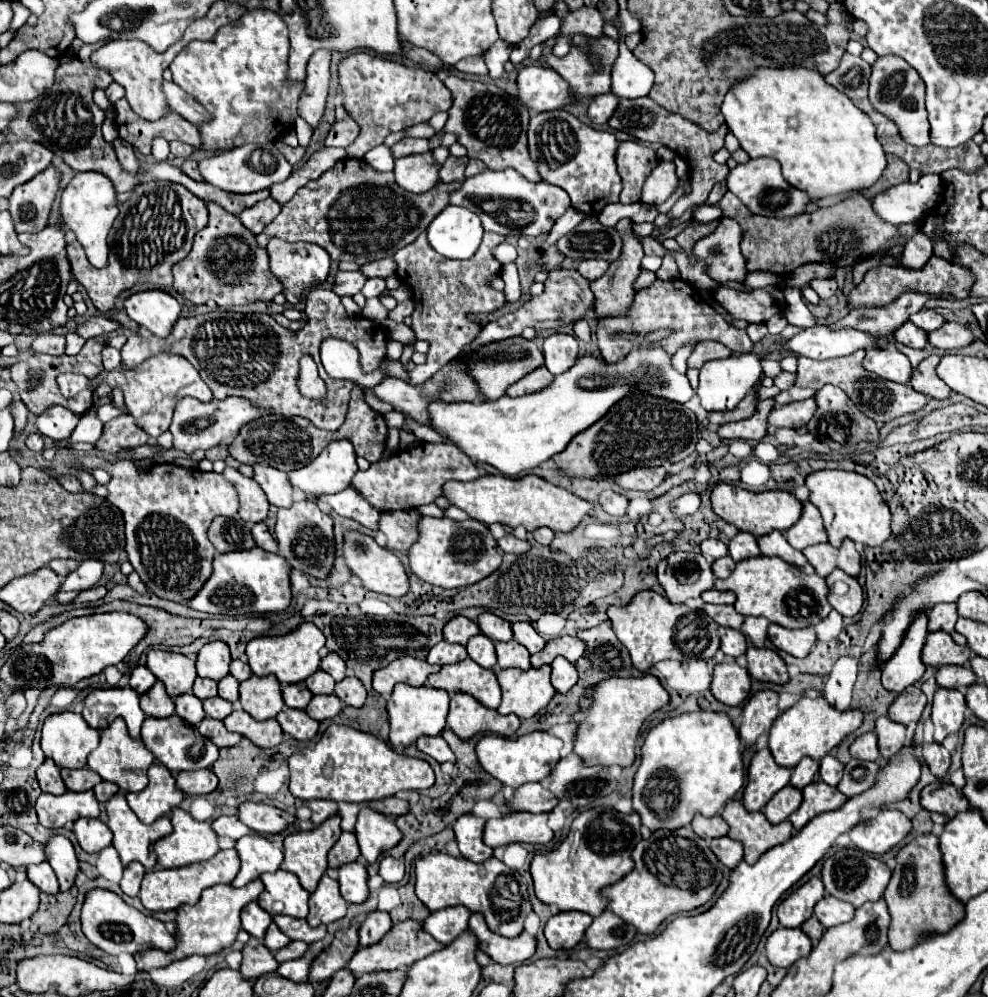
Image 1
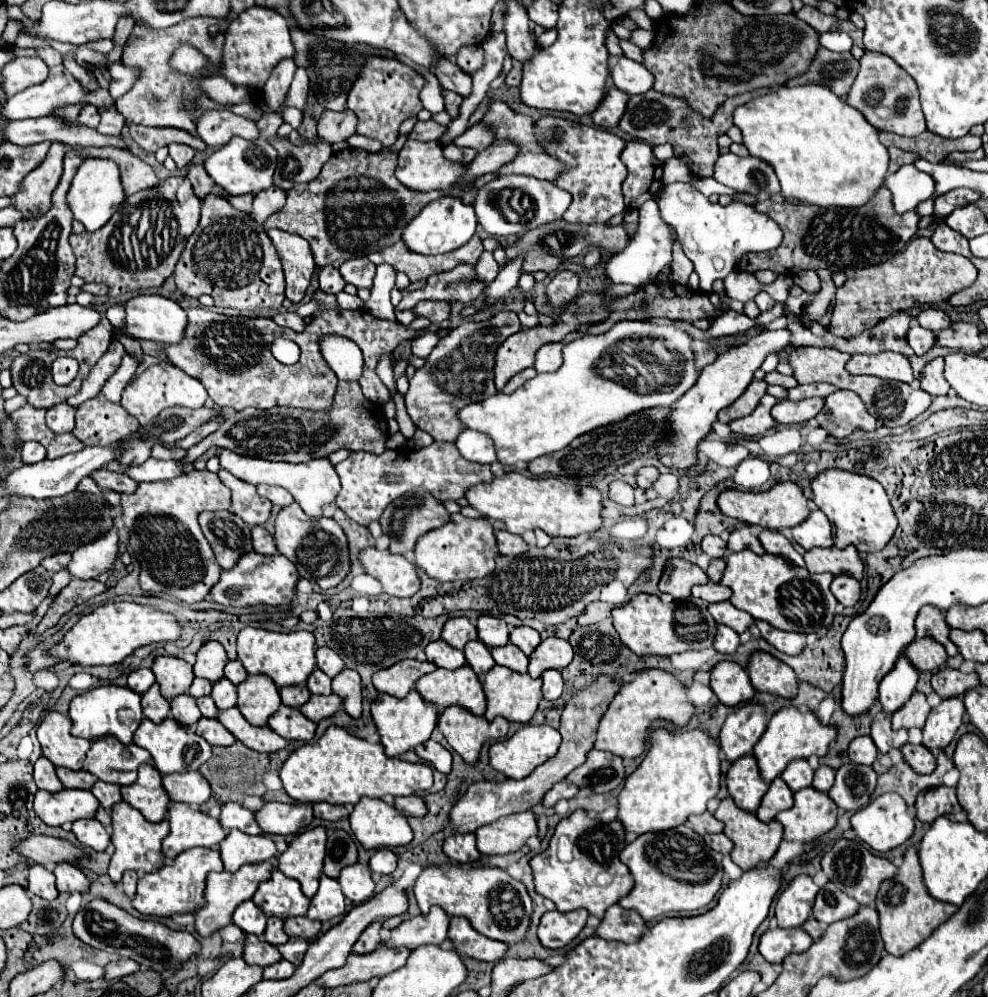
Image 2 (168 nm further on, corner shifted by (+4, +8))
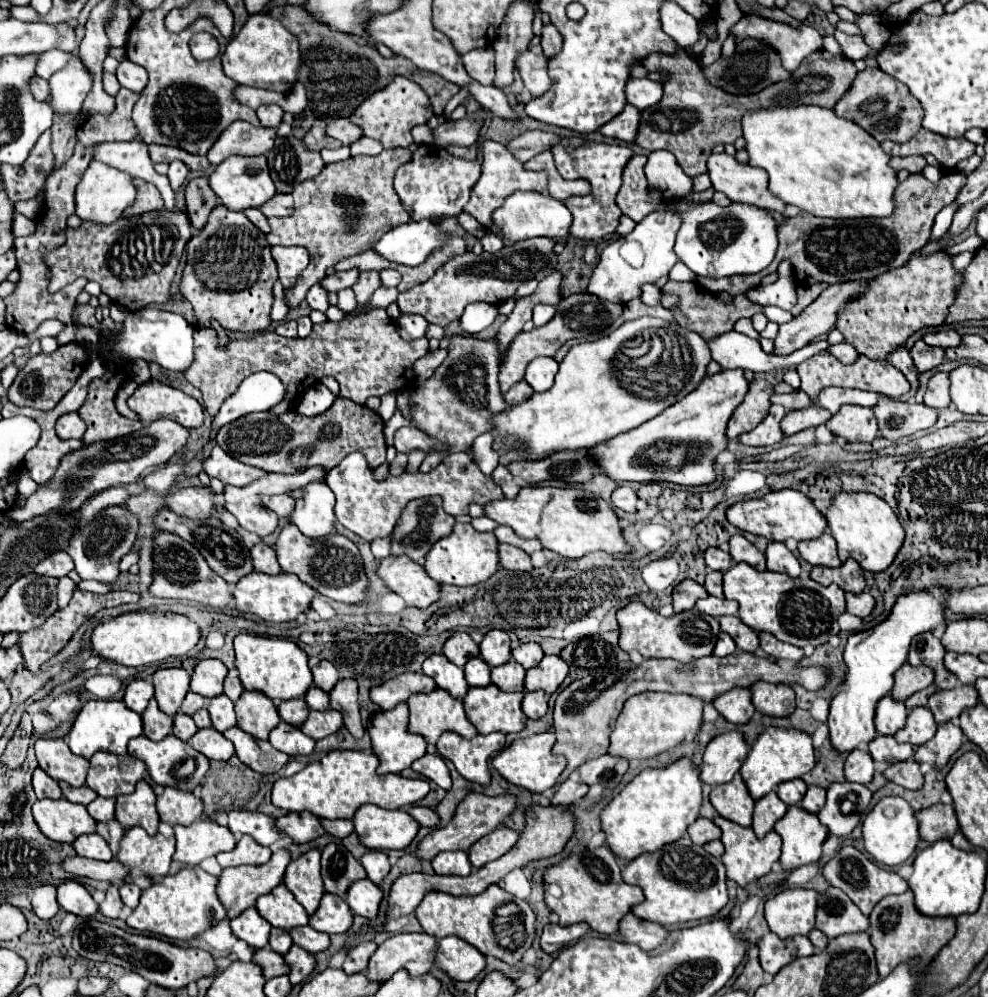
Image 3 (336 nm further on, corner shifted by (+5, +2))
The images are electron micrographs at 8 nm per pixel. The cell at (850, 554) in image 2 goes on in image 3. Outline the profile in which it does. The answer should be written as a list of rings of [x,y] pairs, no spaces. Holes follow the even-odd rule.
[[[847,558],[841,566],[837,568],[827,568],[827,566],[813,566],[811,568],[811,578],[823,586],[837,584],[843,592],[853,592],[859,594],[865,588],[865,580],[861,574],[861,566]]]

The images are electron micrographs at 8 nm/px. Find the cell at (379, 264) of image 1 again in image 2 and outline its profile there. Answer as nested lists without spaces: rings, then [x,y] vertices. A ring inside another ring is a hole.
[[[352,258],[340,266],[340,276],[356,288],[370,288],[374,278],[374,268],[376,266],[370,264],[370,260],[366,258]]]

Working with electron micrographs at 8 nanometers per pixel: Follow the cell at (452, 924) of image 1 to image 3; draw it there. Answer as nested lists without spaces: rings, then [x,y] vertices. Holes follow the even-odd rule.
[[[425,932],[417,934],[393,934],[371,956],[367,976],[373,980],[389,980],[399,968],[407,968],[409,974],[419,976],[431,970],[437,954],[439,938]]]

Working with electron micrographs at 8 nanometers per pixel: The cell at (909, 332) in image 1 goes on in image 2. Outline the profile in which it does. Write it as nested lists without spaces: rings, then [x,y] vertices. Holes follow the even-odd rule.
[[[912,326],[910,332],[908,332],[908,336],[906,336],[906,340],[908,340],[910,348],[914,350],[914,354],[922,356],[922,354],[926,354],[934,346],[936,334],[930,332],[930,330],[924,330],[920,326]]]

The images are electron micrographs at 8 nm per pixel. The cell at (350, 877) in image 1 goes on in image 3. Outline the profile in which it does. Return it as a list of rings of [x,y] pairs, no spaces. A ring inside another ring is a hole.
[[[369,878],[353,882],[353,886],[349,886],[349,890],[345,894],[345,902],[349,904],[349,908],[355,914],[361,914],[369,920],[373,920],[377,916],[381,898],[383,898],[381,888],[377,884],[373,884]]]

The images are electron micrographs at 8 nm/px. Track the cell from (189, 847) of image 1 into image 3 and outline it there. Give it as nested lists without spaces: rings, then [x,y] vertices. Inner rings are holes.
[[[197,820],[189,826],[173,826],[177,850],[173,854],[170,870],[177,873],[180,865],[197,866],[201,860],[235,848],[235,836],[229,828],[213,820]]]

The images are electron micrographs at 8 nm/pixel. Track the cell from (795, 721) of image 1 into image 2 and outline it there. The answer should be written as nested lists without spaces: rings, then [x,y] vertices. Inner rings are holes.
[[[782,708],[778,710],[770,722],[758,744],[754,746],[754,758],[758,762],[758,770],[762,774],[764,782],[772,782],[776,776],[780,776],[788,762],[796,758],[810,758],[812,754],[824,756],[828,752],[830,742],[834,740],[834,726],[822,726],[814,712],[810,710],[798,710],[798,708]]]

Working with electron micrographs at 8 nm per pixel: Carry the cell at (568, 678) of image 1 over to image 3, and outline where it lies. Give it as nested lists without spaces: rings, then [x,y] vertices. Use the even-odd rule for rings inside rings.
[[[543,690],[525,692],[523,712],[527,714],[527,718],[543,718],[547,714],[547,700],[549,700],[549,696]]]

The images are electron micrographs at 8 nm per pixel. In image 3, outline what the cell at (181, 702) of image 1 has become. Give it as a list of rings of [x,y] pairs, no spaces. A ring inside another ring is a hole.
[[[175,714],[175,720],[173,720],[173,734],[181,740],[189,740],[199,728],[195,726],[193,718],[187,716],[187,714]]]

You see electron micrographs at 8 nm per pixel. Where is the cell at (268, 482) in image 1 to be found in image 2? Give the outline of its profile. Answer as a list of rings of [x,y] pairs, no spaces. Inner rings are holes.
[[[260,484],[258,486],[258,492],[264,496],[264,498],[268,498],[272,504],[278,504],[278,506],[288,506],[288,504],[292,504],[294,502],[294,498],[284,490],[284,488],[276,488],[276,486],[264,486],[264,484]]]

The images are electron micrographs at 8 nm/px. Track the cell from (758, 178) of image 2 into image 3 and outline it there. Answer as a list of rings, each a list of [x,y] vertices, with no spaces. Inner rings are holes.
[[[711,154],[707,168],[713,188],[723,192],[729,200],[753,204],[765,210],[785,210],[785,204],[767,190],[765,170],[739,164],[729,154]]]

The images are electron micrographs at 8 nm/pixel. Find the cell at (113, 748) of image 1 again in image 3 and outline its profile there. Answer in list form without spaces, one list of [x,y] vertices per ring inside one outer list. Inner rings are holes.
[[[95,752],[87,772],[87,786],[93,788],[99,796],[115,798],[121,794],[131,794],[145,772],[145,762],[131,754],[117,756],[109,752]]]

